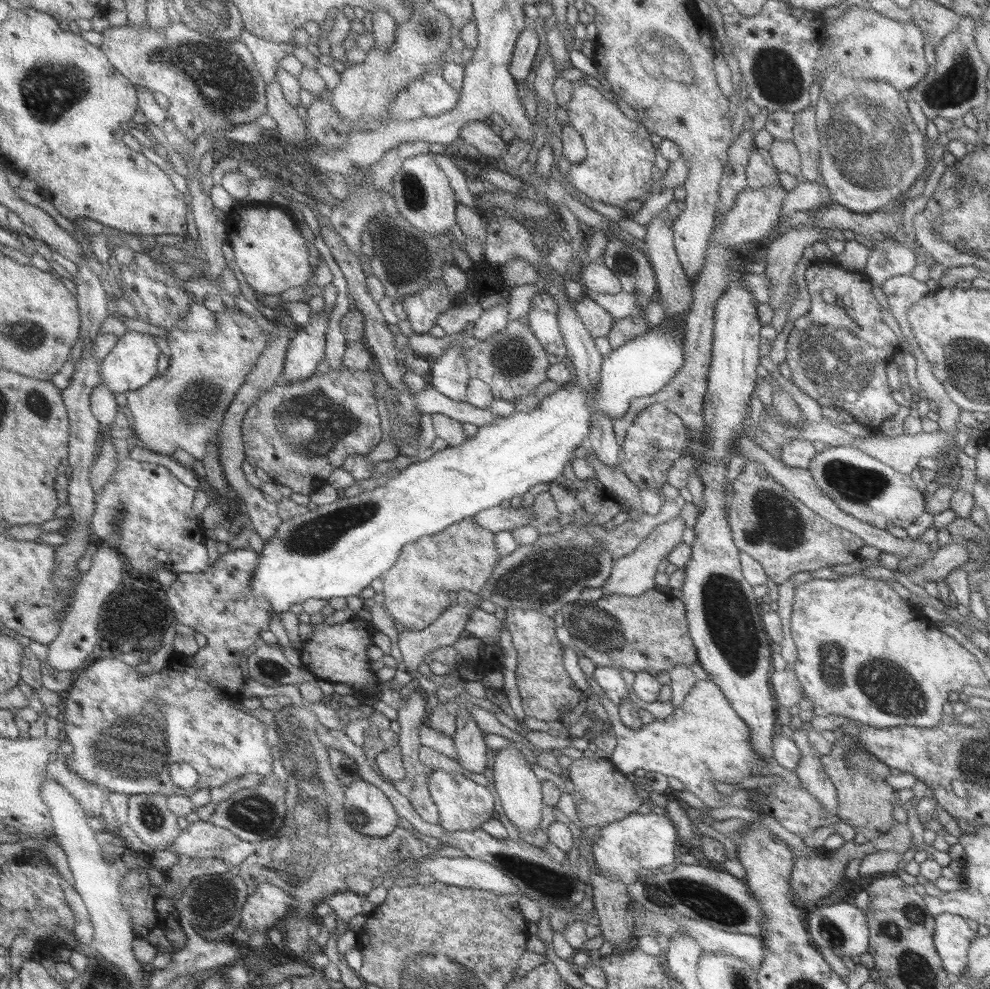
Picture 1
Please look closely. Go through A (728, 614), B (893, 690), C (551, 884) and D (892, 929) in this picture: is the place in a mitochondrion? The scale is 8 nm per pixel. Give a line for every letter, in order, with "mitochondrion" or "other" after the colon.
A: mitochondrion
B: mitochondrion
C: mitochondrion
D: mitochondrion

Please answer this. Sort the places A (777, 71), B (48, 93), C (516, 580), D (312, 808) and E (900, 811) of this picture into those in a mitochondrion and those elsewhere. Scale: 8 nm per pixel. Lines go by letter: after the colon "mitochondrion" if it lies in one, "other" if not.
A: mitochondrion
B: mitochondrion
C: mitochondrion
D: mitochondrion
E: other

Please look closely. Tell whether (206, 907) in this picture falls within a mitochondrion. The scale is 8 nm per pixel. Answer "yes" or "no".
yes

